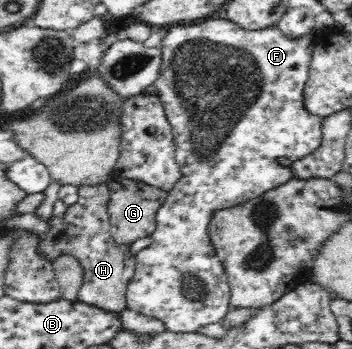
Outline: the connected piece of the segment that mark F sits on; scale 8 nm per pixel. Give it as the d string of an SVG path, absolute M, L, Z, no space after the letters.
M210 16L204 22L173 24L167 31L160 45L162 68L153 83L156 86L155 92L163 104L165 115L172 127L176 145L175 157L177 158L178 165L180 165L181 176L172 190L168 191L167 200L163 201L155 215L155 230L150 234L153 238L152 244L147 249L136 253L136 270L134 270L134 276L132 276L132 280L128 282L127 286L127 308L140 315L160 320L166 326L166 330L173 333L196 332L200 328L221 323L226 317L226 314L231 309L230 283L228 283L224 265L217 258L215 249L212 247L212 241L210 241L208 230L210 220L212 220L216 210L232 208L237 206L237 204L253 200L264 194L264 192L269 192L272 188L280 188L280 185L284 185L288 180L292 180L292 169L288 165L282 165L279 159L302 160L304 156L312 154L320 146L323 117L310 114L306 110L303 97L303 90L308 80L312 60L313 39L316 32L317 30L314 28L299 39L292 39L284 35L284 32L278 27L262 28L262 30L244 30L231 20L220 19L216 16Z

